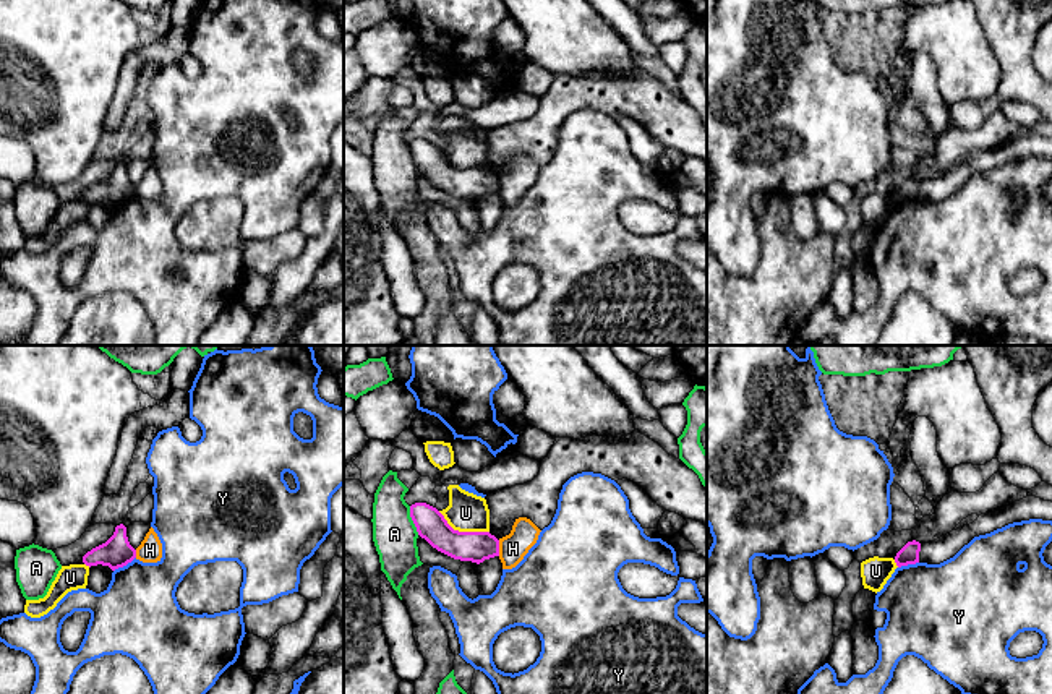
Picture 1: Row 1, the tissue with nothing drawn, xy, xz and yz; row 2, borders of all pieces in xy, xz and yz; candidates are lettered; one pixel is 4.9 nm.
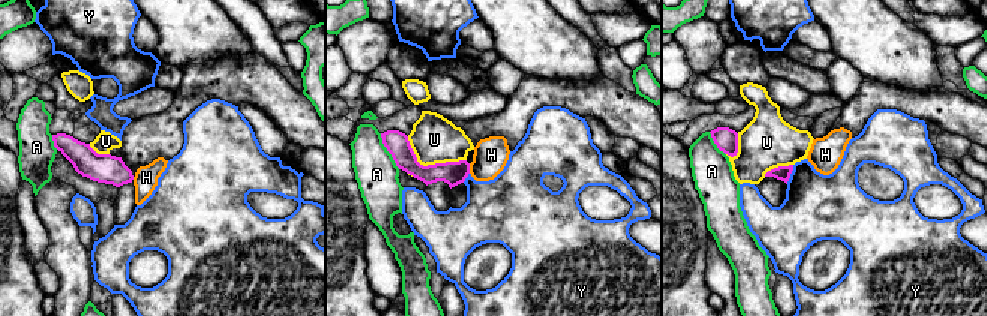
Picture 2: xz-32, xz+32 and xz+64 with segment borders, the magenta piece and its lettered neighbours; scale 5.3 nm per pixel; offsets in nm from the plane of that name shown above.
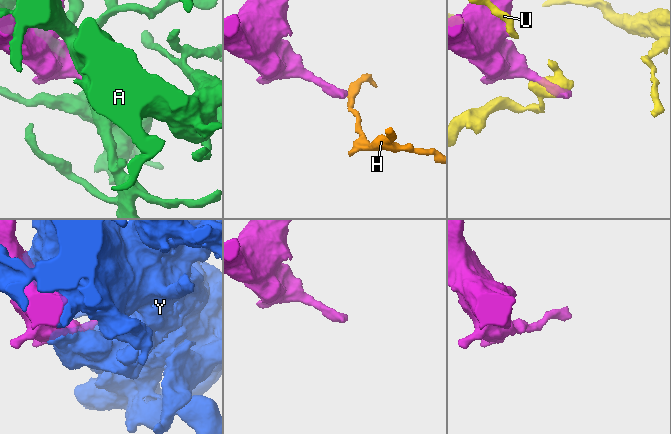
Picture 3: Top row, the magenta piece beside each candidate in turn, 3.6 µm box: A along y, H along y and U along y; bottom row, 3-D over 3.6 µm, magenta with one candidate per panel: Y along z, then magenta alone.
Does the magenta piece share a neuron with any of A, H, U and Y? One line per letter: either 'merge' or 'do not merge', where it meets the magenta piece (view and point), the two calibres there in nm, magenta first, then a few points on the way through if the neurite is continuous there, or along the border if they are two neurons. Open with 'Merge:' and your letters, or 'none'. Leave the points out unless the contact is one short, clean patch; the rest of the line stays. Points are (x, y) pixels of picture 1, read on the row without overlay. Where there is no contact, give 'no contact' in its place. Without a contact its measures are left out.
Merge: none
A: do not merge | xz (412, 156) | 150/220 nm
H: do not merge | xz (498, 185) | 150/140 nm
U: do not merge | xz (462, 169) | 150/190 nm
Y: do not merge | xy (124, 201) | 150/400 nm

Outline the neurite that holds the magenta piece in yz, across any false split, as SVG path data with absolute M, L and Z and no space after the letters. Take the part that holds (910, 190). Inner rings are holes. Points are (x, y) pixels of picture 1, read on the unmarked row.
M916 177L908 178L895 193L896 203L901 204L919 199L919 188L921 188L919 178Z

